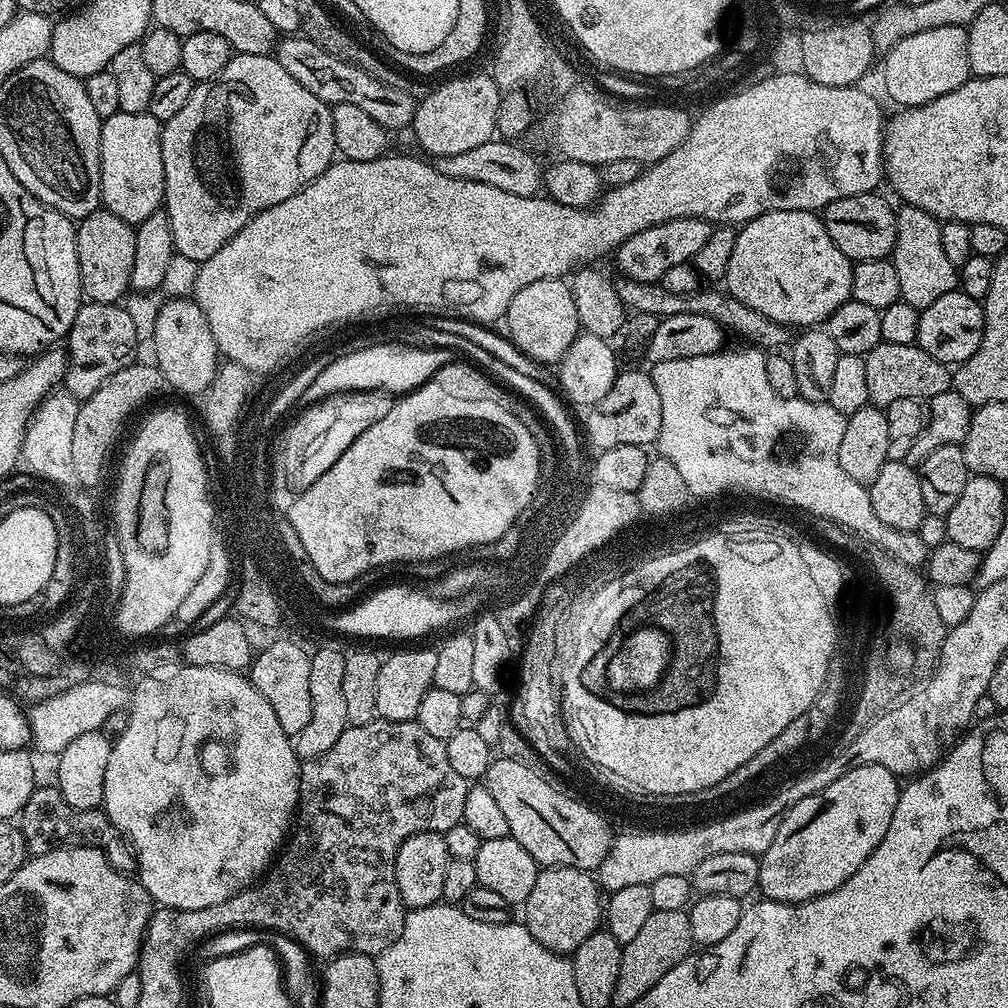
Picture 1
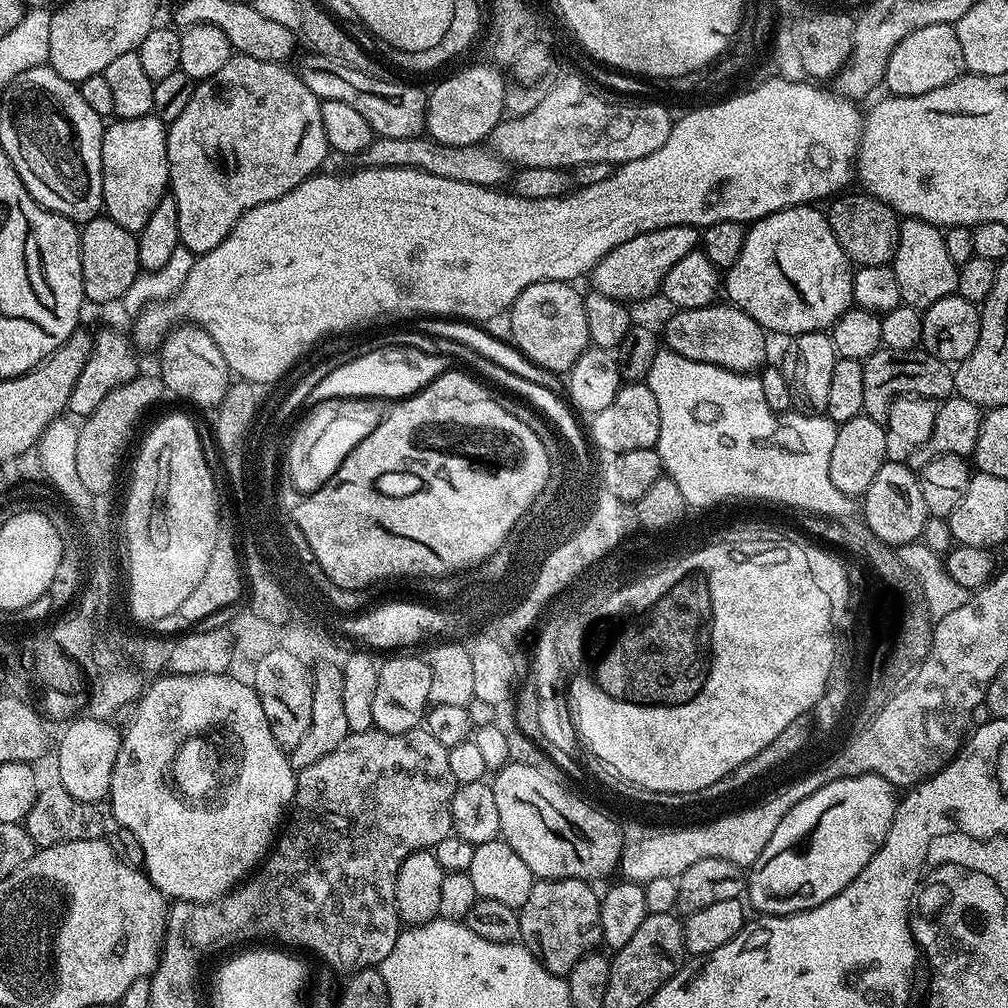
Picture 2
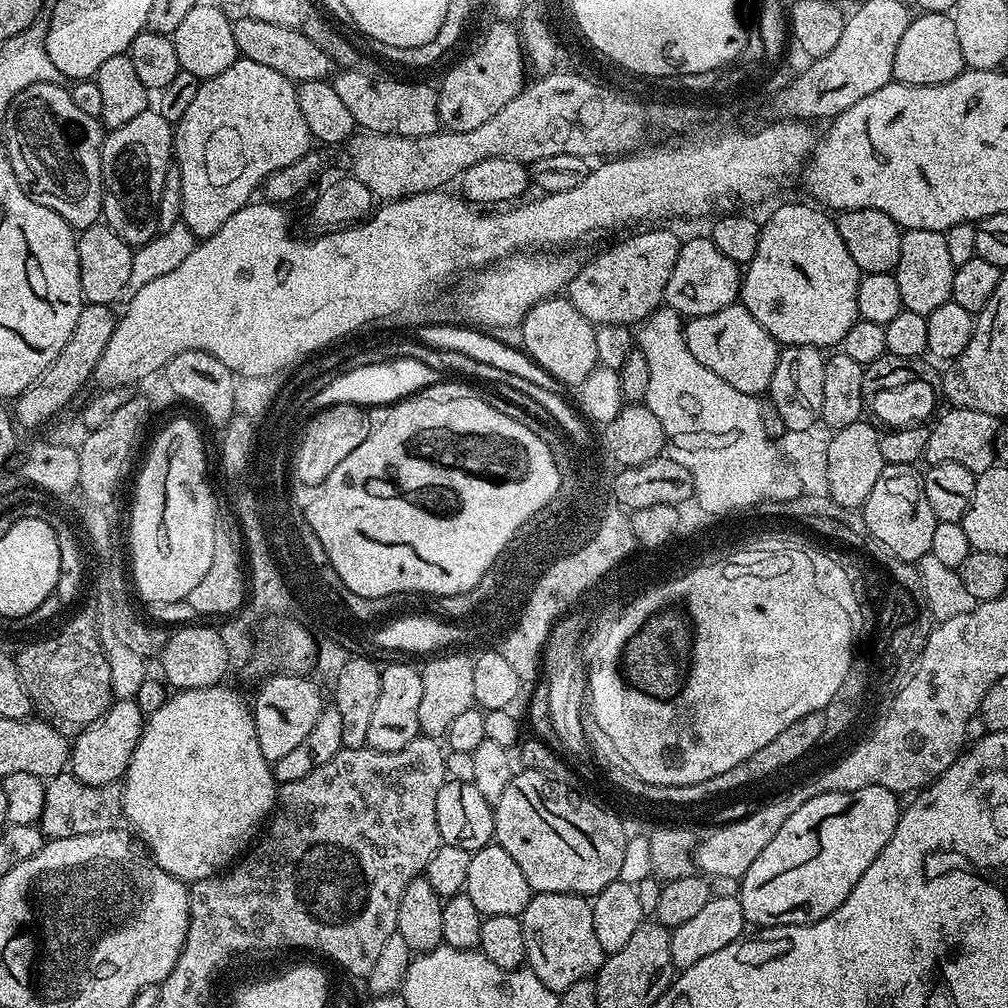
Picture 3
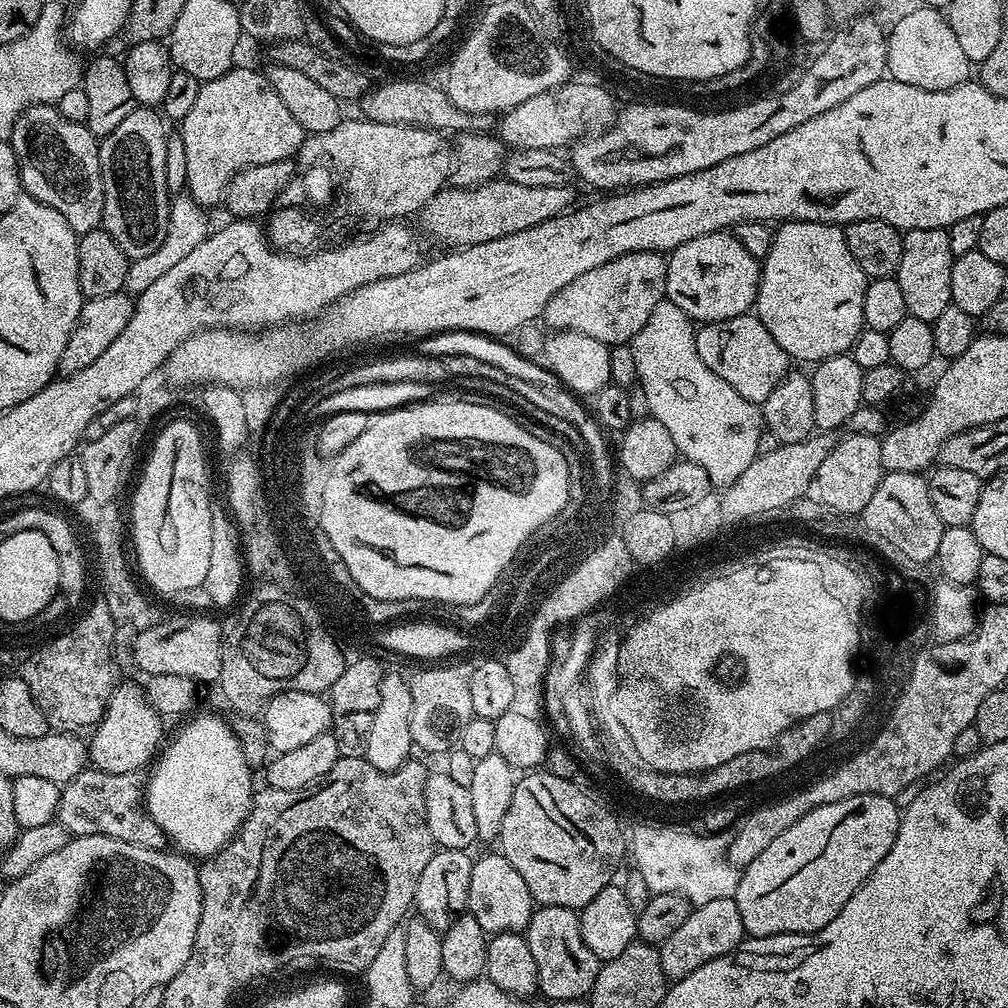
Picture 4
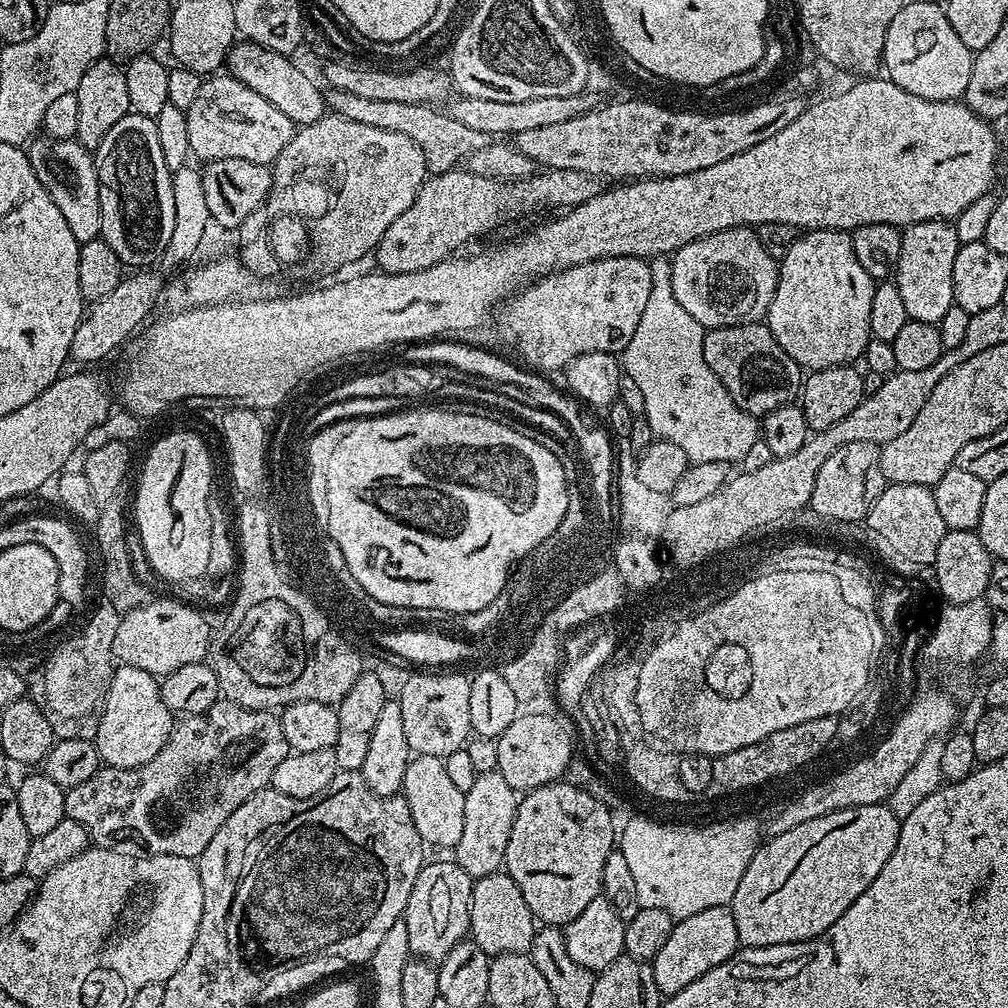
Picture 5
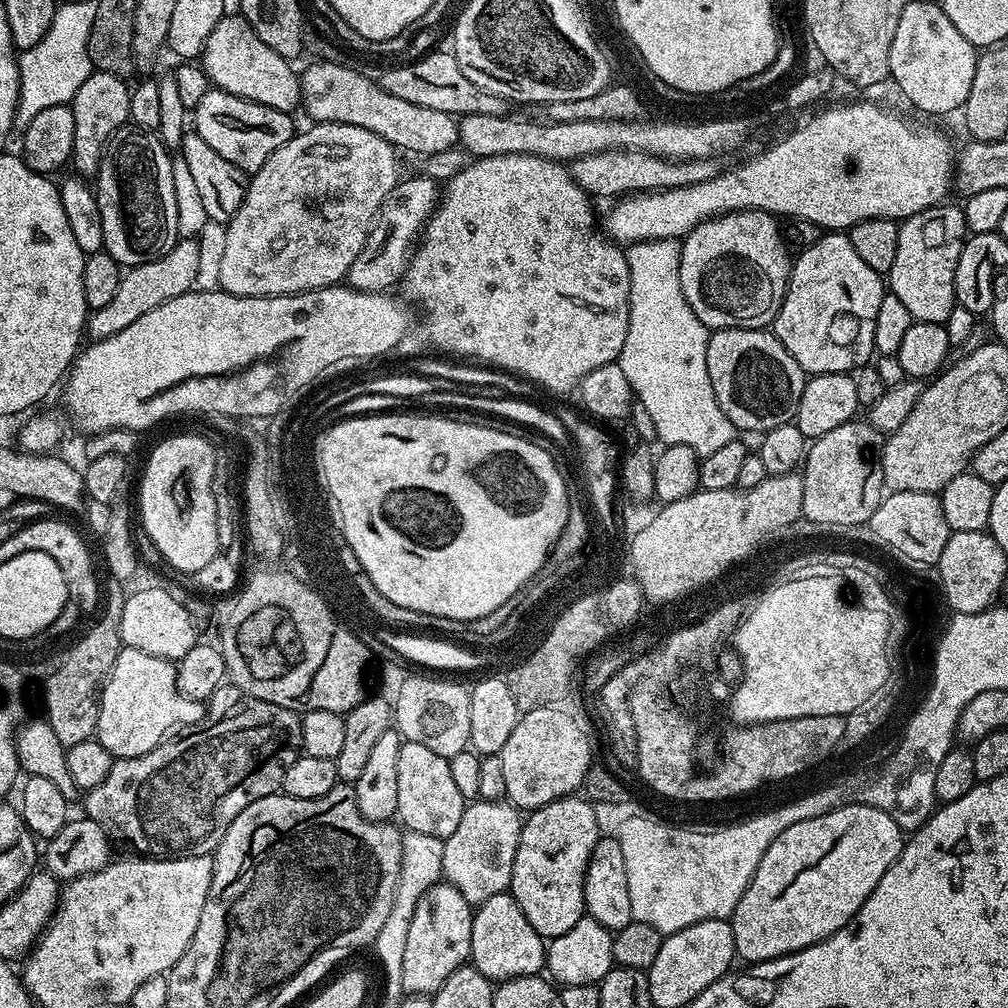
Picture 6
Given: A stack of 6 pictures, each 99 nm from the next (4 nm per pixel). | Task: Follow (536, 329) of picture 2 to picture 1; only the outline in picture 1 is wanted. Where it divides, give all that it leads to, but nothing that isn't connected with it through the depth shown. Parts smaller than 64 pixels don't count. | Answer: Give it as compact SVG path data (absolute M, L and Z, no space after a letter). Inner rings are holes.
M563 279L530 282L526 290L514 294L506 317L506 335L526 355L540 363L555 365L570 350L570 346L582 329L578 322L578 310L574 306L574 294Z

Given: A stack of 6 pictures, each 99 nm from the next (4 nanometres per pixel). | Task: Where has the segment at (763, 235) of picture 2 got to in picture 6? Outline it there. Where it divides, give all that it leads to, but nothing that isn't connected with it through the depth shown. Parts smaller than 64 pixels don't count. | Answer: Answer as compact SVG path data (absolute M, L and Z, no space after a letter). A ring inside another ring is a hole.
M832 230L793 259L784 301L770 328L805 374L852 374L873 359L874 318L884 295L885 277L862 262L847 234Z

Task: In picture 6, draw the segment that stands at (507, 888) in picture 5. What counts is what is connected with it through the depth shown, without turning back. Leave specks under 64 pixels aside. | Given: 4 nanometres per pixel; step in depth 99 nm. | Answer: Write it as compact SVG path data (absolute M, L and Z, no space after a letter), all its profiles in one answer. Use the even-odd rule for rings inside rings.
M511 891L494 894L475 909L472 918L471 967L493 982L517 980L519 976L535 976L545 967L545 941L526 922L522 906L512 897Z

